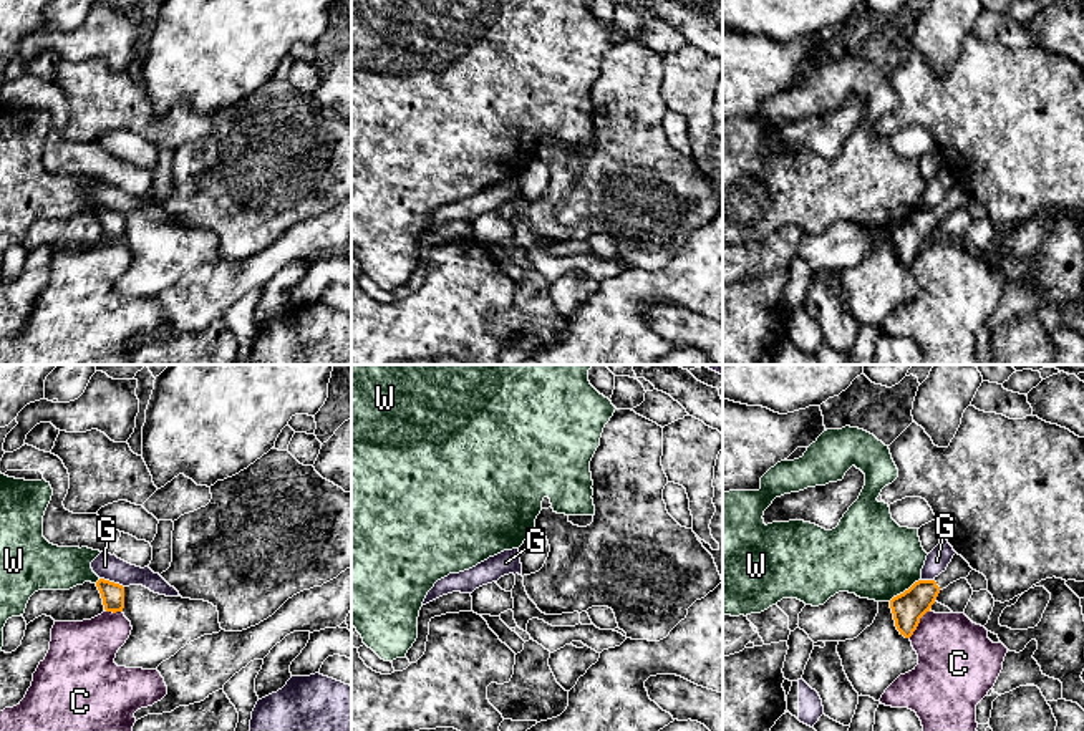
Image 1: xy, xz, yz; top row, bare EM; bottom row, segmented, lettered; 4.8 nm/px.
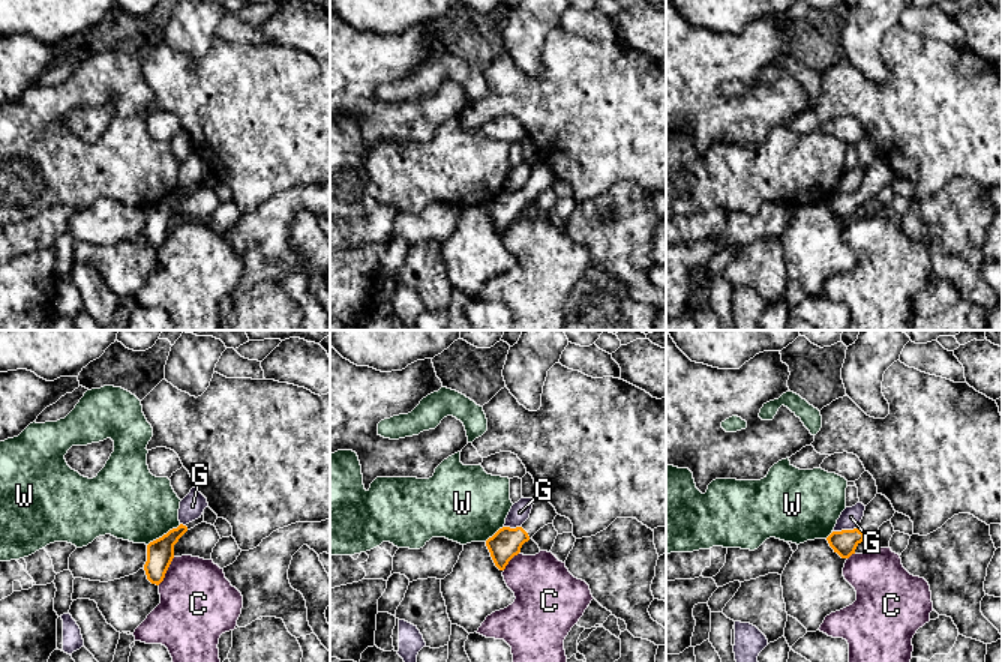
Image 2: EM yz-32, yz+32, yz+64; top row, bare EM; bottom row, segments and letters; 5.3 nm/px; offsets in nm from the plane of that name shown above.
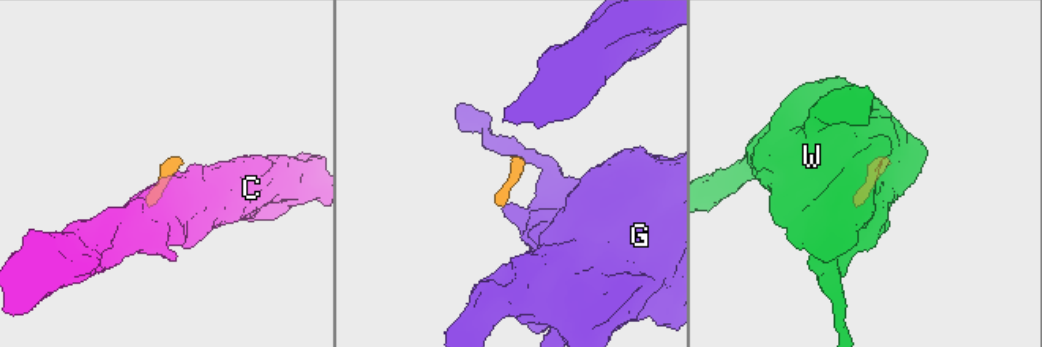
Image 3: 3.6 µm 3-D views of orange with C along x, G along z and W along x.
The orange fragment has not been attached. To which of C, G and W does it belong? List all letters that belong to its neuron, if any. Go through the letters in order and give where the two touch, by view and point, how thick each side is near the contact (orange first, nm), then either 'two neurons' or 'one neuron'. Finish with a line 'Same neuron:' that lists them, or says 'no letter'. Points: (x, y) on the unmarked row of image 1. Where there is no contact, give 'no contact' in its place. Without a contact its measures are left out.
C: yz (919, 251) | 160/360 nm | two neurons
G: xy (111, 211) | 110/120 nm | two neurons
W: yz (905, 219) | 160/400 nm | two neurons
Same neuron: no letter

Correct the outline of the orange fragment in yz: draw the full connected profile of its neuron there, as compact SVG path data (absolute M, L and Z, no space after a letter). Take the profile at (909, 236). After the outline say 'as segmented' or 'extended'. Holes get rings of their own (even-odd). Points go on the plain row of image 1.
M958 182L953 184L946 199L933 209L918 209L903 222L890 229L895 255L905 267L910 267L917 259L920 247L930 240L938 222L950 212L966 207L973 197Z; extended

